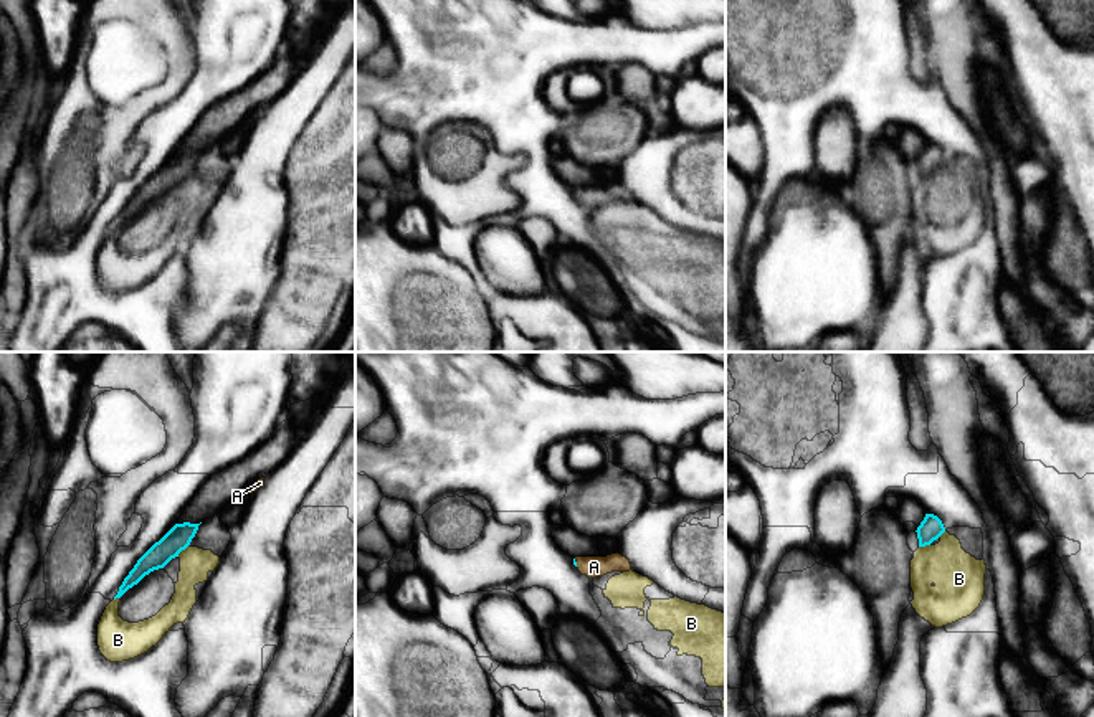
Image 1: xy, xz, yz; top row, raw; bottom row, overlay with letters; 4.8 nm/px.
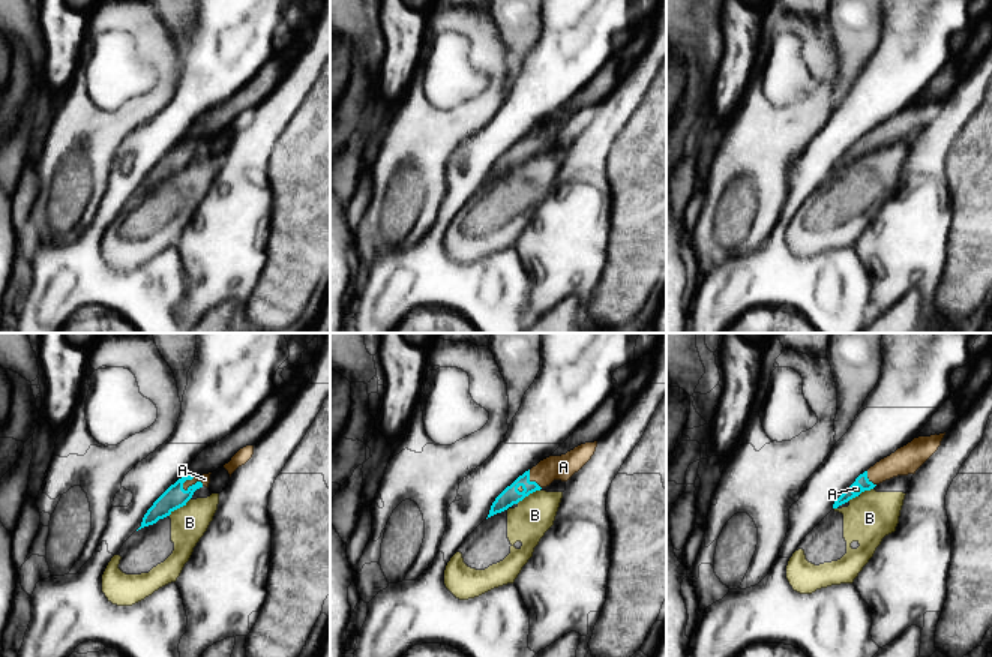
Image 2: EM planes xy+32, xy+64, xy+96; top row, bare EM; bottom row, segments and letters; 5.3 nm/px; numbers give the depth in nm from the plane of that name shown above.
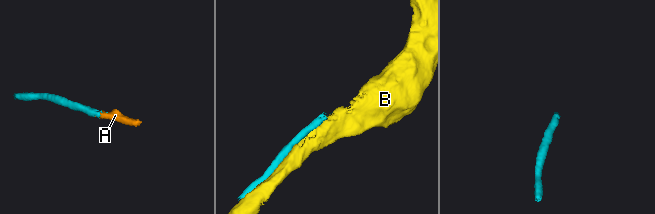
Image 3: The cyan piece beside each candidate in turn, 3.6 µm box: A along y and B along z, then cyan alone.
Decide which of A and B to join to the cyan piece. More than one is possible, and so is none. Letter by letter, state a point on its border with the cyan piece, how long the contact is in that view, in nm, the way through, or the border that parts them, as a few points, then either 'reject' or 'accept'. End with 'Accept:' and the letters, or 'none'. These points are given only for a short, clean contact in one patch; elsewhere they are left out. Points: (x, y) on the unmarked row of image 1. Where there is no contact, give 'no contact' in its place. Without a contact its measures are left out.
A: xz (575, 192) | 40 nm | across xz (574, 189), (575, 192), (594, 197) | accept
B: xy (182, 179) | 90 nm | reject
Accept: A

